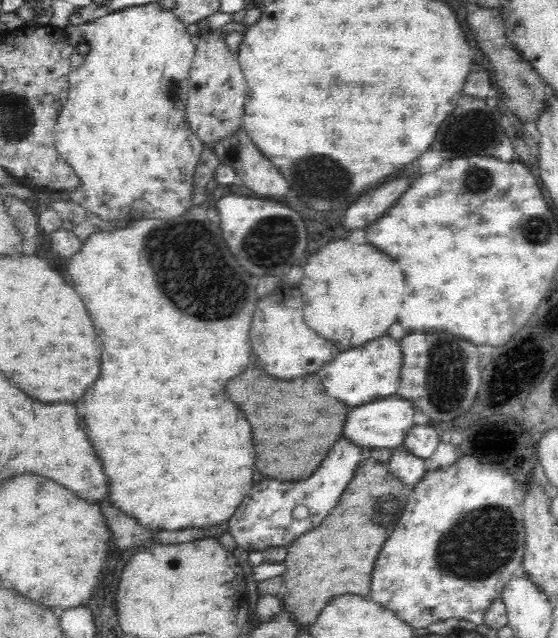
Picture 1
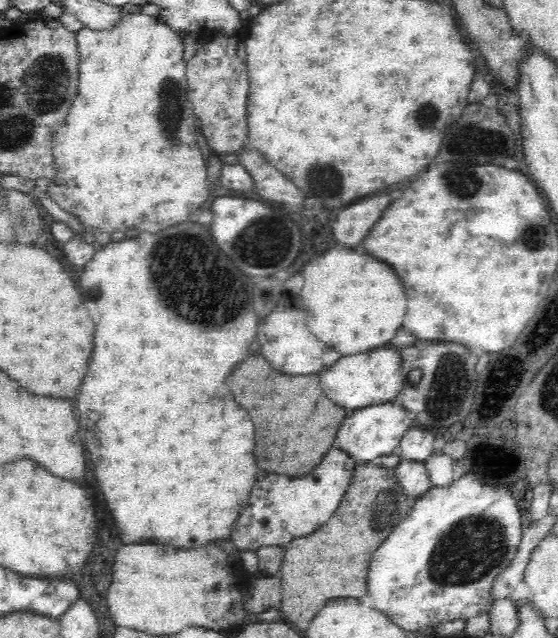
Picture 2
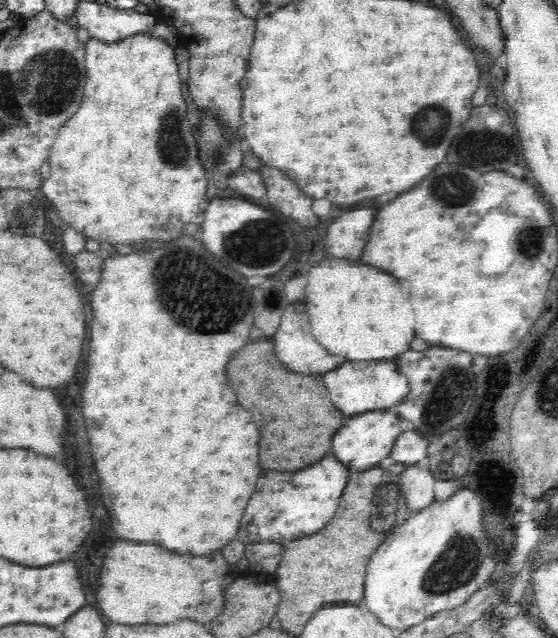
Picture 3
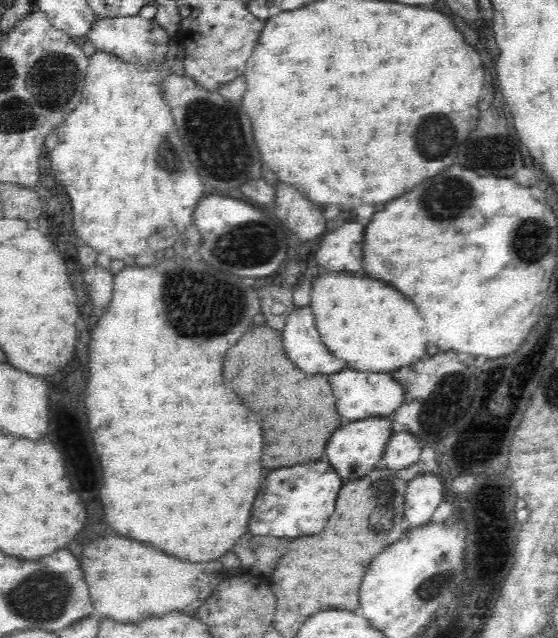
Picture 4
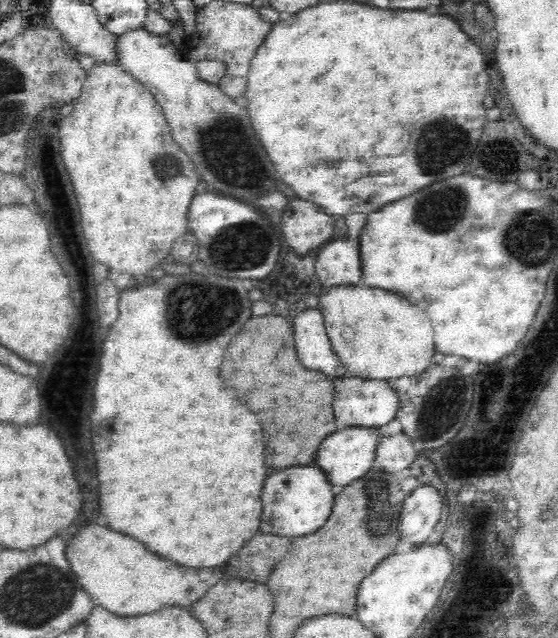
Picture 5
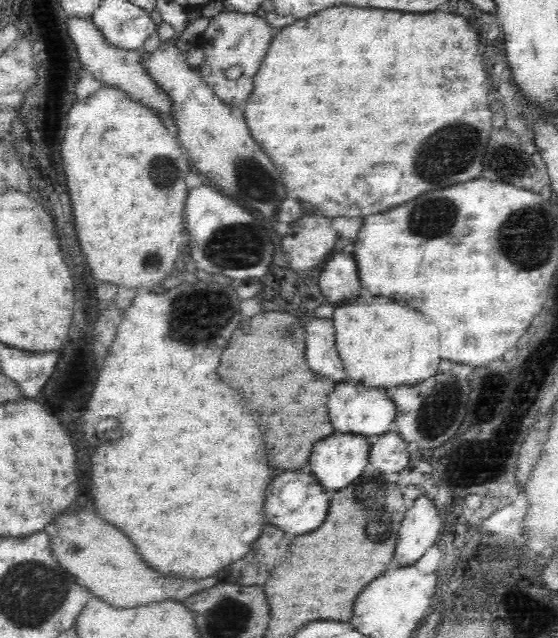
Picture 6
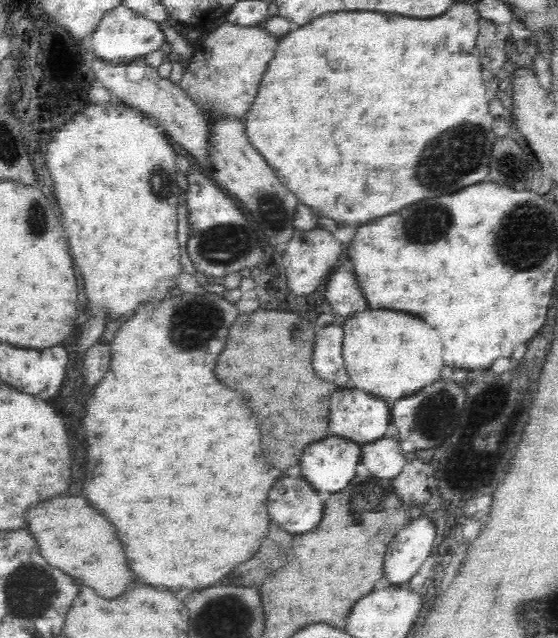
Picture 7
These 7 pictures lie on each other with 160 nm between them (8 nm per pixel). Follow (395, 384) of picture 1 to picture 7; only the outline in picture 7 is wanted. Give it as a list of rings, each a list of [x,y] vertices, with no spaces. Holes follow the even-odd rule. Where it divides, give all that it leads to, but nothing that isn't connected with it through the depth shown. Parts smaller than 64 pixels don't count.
[[[338,390],[334,392],[332,404],[330,404],[330,420],[328,420],[328,432],[332,436],[342,436],[360,446],[370,444],[386,436],[384,432],[392,430],[391,416],[388,405],[383,400],[369,395],[360,390]]]

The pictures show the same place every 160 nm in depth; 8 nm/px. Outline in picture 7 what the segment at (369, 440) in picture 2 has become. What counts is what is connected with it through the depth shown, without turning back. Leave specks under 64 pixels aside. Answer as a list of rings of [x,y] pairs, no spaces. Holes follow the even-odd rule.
[[[328,438],[302,450],[301,476],[318,493],[340,492],[354,478],[361,446],[351,440]]]

